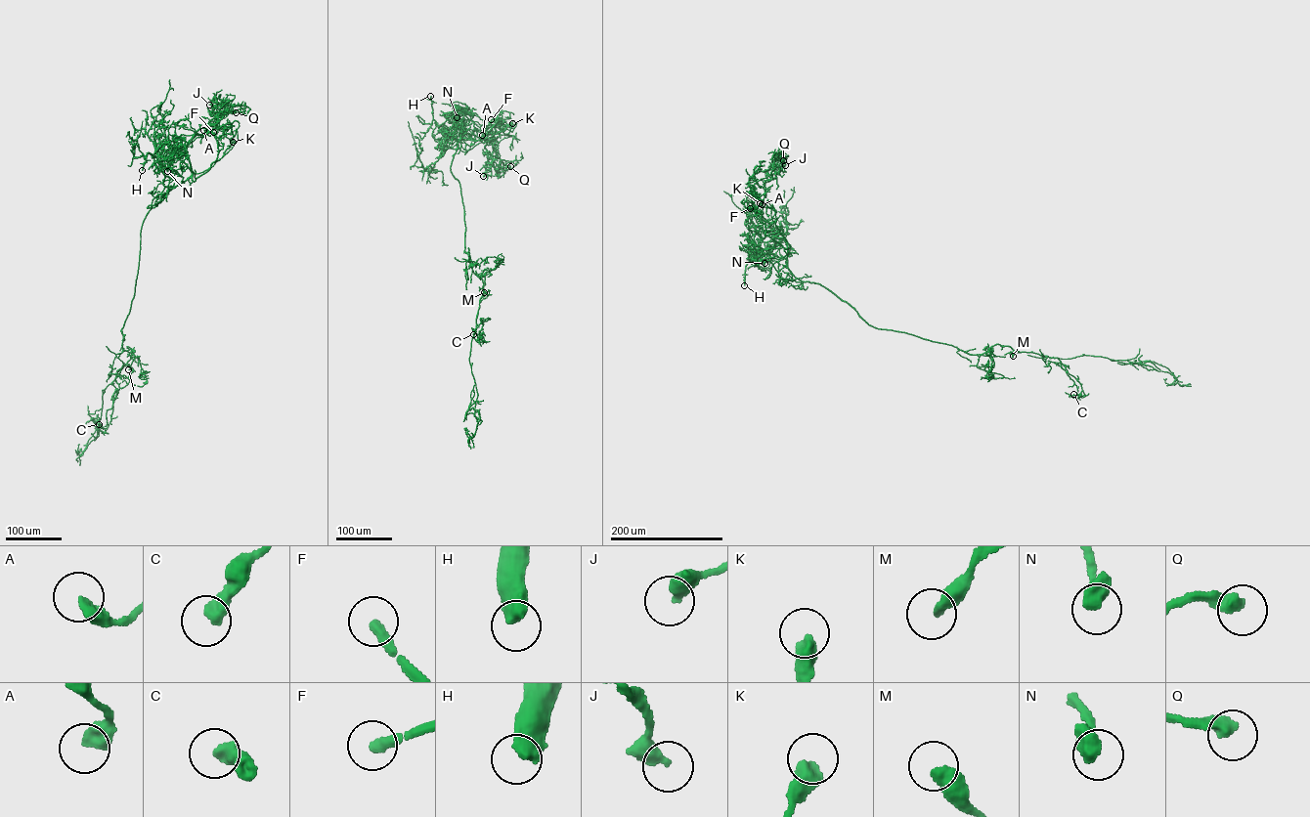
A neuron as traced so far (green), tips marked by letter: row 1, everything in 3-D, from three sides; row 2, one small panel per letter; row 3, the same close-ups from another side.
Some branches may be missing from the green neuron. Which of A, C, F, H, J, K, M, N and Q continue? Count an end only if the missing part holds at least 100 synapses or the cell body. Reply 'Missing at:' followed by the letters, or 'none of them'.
Missing at: F, H

